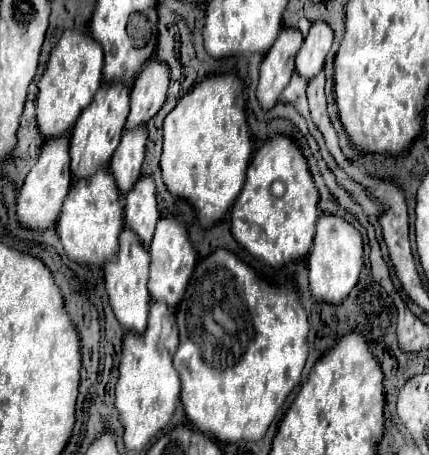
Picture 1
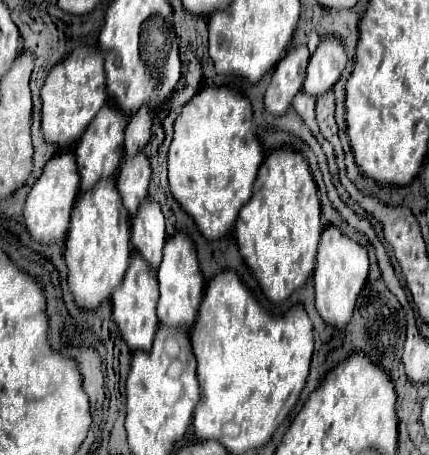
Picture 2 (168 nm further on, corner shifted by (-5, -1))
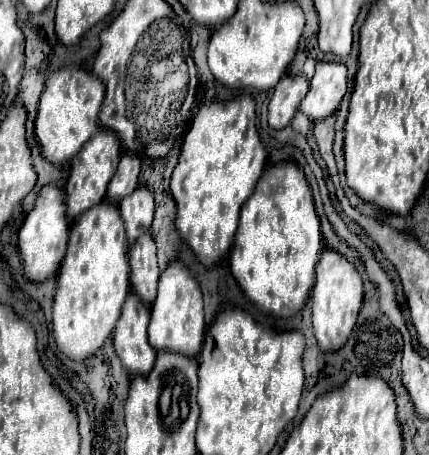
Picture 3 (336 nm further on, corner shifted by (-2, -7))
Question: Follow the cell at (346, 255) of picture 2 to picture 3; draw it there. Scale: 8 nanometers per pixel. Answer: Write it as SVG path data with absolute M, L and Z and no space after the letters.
M325 249L317 263L315 287L311 293L313 301L313 333L321 351L337 351L347 343L351 329L357 321L359 307L363 303L363 281L351 261L333 249Z

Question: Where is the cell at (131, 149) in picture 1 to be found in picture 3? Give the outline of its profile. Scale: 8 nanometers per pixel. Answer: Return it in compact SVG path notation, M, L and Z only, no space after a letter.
M137 187L131 195L123 197L119 201L119 211L125 221L125 231L127 231L127 241L129 245L135 243L135 239L151 227L153 221L153 195L145 187Z

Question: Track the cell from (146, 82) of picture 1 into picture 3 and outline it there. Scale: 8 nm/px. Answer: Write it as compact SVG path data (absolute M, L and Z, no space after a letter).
M123 153L119 167L107 187L107 199L111 199L113 203L117 203L117 199L123 199L123 195L129 195L135 187L137 187L137 177L141 171L141 163L139 159L131 153Z

